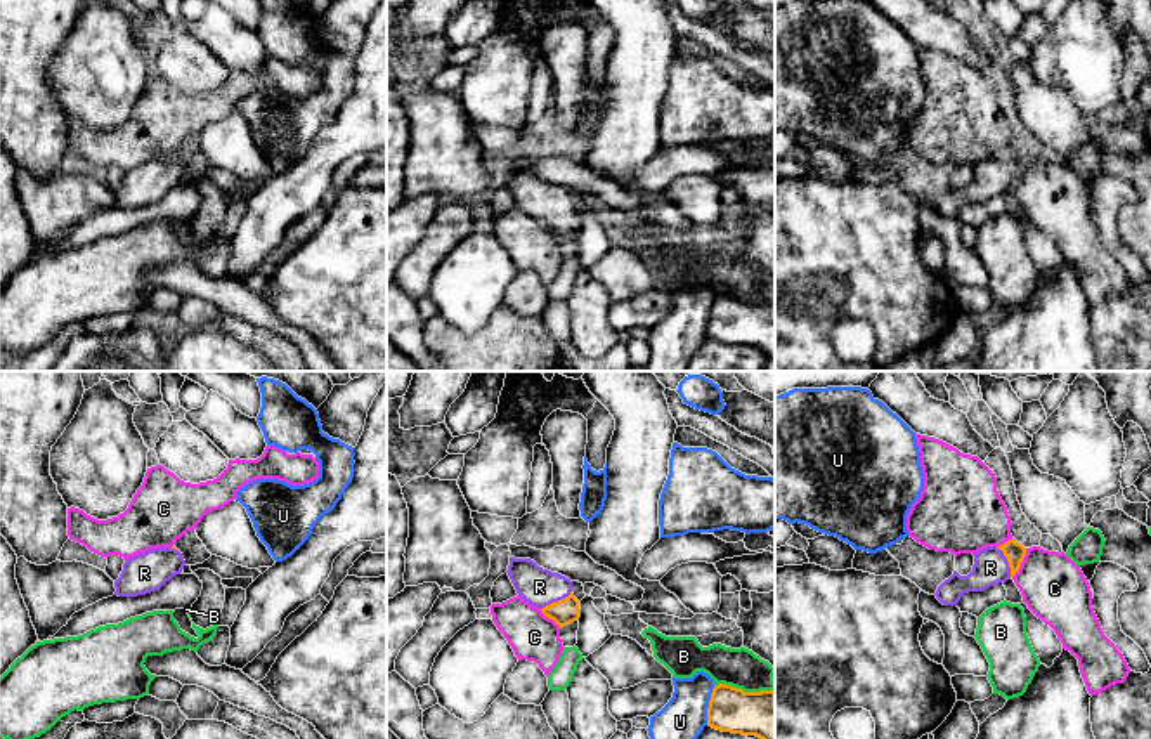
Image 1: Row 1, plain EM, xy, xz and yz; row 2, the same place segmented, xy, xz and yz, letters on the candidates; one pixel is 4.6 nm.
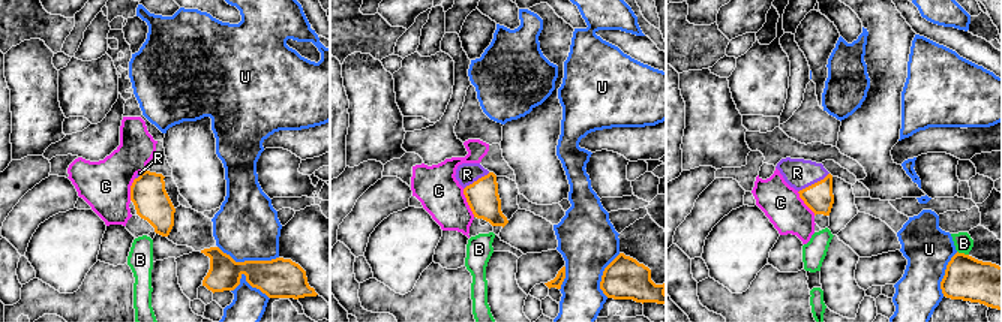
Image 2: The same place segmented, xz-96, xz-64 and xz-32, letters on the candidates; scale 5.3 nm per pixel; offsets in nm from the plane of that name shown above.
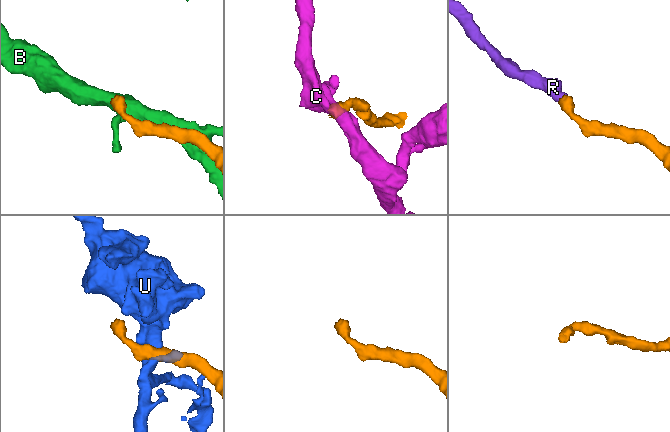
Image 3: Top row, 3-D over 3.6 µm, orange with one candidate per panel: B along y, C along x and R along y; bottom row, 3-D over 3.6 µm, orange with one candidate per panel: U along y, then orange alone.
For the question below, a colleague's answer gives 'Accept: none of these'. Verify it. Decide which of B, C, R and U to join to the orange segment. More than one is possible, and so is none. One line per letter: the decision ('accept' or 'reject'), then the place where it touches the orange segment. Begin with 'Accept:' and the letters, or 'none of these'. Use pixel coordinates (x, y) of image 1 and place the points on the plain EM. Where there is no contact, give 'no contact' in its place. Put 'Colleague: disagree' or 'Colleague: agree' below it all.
Accept: R
B: reject; meets orange in xz at (742, 302)
C: reject; meets orange in yz at (1021, 172)
R: accept; meets orange in xz at (559, 212)
U: reject; meets orange in xz at (709, 318)
Colleague: disagree

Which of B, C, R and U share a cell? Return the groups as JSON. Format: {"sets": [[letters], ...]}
{"sets": [["B"], ["C"], ["R"], ["U"]]}

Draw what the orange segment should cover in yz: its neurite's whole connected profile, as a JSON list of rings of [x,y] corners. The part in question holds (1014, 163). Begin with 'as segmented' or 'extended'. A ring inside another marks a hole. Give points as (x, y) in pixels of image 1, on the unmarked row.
extended; [[[1014,149],[1000,158],[986,158],[974,165],[974,177],[967,187],[953,182],[934,206],[943,217],[957,217],[964,205],[983,203],[1011,191],[1019,182],[1024,167],[1026,160]]]

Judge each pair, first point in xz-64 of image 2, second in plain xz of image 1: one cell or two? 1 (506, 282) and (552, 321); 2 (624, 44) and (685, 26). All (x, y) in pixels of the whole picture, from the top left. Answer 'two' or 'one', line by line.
1: two
2: one

